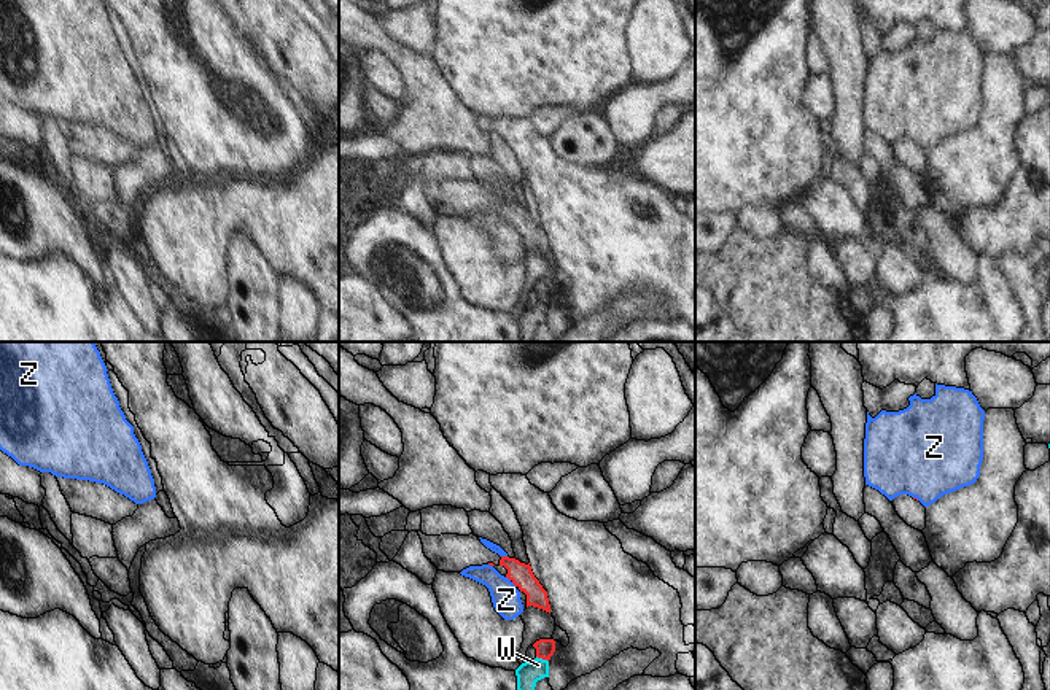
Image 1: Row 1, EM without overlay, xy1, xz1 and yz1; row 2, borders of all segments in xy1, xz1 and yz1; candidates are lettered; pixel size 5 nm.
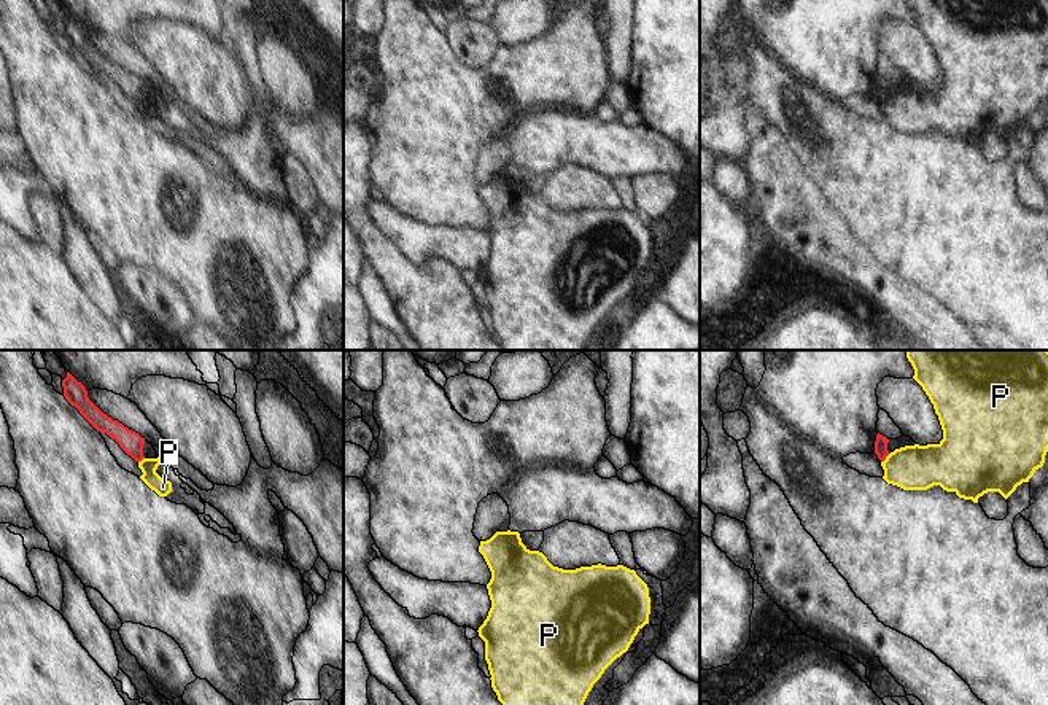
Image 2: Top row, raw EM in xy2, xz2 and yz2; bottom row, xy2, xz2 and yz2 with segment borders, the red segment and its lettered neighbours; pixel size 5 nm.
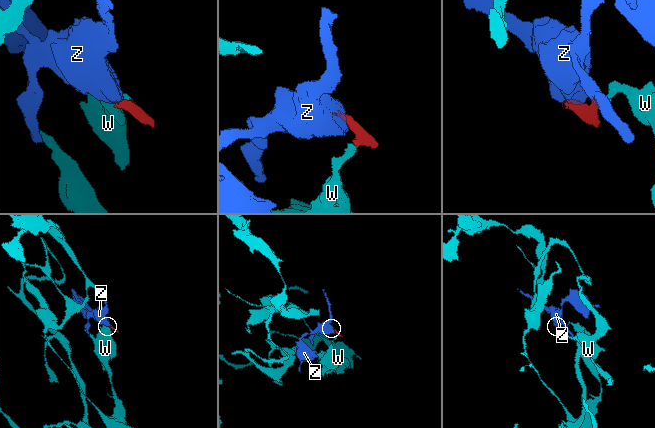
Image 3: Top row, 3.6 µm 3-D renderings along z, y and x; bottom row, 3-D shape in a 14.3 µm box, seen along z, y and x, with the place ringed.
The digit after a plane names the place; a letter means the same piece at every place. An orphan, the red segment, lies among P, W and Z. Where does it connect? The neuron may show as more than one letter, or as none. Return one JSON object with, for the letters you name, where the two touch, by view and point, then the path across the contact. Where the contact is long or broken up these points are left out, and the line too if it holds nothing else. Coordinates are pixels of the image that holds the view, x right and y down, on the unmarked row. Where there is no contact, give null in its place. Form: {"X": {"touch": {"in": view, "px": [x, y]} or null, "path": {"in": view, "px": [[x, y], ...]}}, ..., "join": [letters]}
{"join": []}

